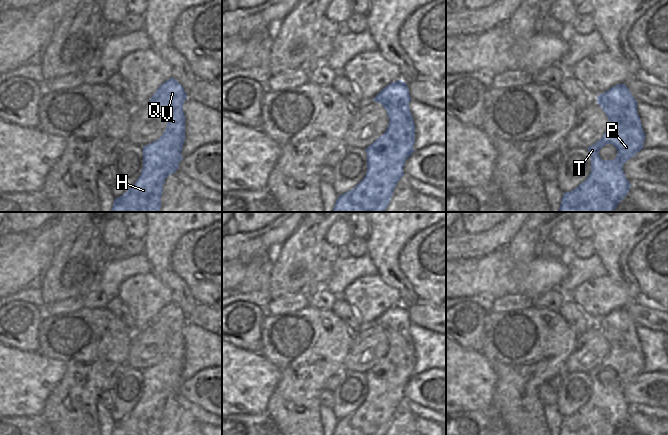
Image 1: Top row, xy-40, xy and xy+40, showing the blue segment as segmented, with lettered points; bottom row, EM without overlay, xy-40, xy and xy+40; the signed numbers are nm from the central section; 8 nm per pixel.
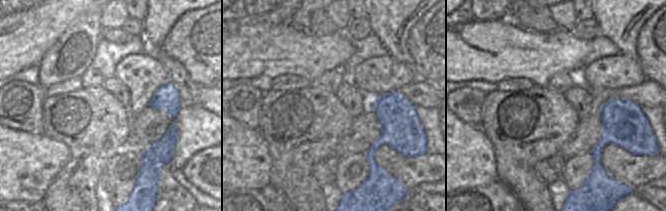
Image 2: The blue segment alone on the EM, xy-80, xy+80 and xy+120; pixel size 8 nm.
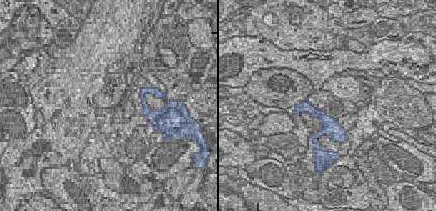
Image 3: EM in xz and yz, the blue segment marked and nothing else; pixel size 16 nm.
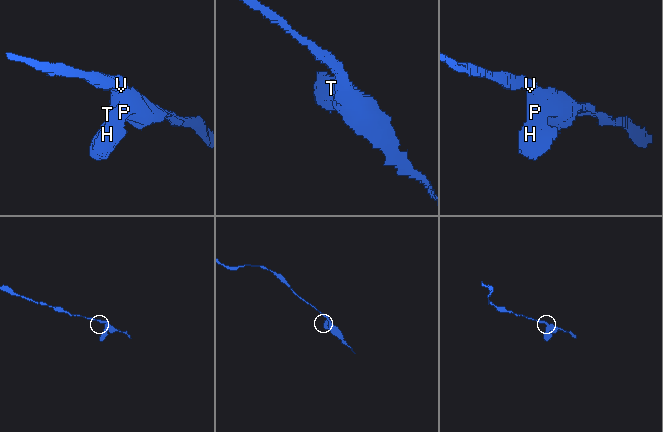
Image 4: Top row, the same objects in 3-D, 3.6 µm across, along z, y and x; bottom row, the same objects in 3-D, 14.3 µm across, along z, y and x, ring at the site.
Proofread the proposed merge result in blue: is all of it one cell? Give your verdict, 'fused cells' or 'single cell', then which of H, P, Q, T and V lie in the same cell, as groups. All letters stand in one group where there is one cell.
single cell; H P Q T V

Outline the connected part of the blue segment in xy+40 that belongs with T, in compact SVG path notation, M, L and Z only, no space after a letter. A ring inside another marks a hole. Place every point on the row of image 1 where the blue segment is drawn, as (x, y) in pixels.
M618 84L598 95L597 103L609 119L609 129L600 140L587 148L591 155L591 173L587 179L579 184L574 190L563 194L559 212L613 212L617 208L617 205L628 194L631 187L631 184L625 177L623 165L643 149L643 143L645 141L645 133L641 125L641 119L637 113L637 101L625 84ZM606 144L612 144L617 149L617 157L614 160L601 159L599 151Z

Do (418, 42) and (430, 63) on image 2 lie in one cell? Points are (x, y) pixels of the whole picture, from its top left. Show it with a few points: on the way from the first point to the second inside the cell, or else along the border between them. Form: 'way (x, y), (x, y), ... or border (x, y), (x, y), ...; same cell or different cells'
way (423, 47), (428, 58); same cell

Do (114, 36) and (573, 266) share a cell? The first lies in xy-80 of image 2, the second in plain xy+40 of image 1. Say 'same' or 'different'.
different

